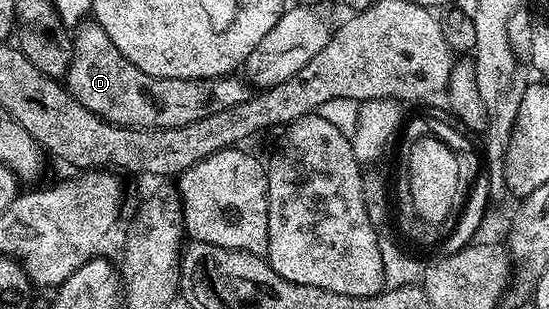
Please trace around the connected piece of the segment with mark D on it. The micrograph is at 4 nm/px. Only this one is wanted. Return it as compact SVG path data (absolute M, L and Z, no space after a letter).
M86 19L81 24L74 41L73 60L64 70L64 86L101 121L121 125L123 129L171 129L184 127L184 123L196 123L196 119L204 119L204 115L214 112L216 102L210 98L210 89L206 86L209 84L205 80L148 75L148 71L140 71L136 63L120 52L97 21Z

